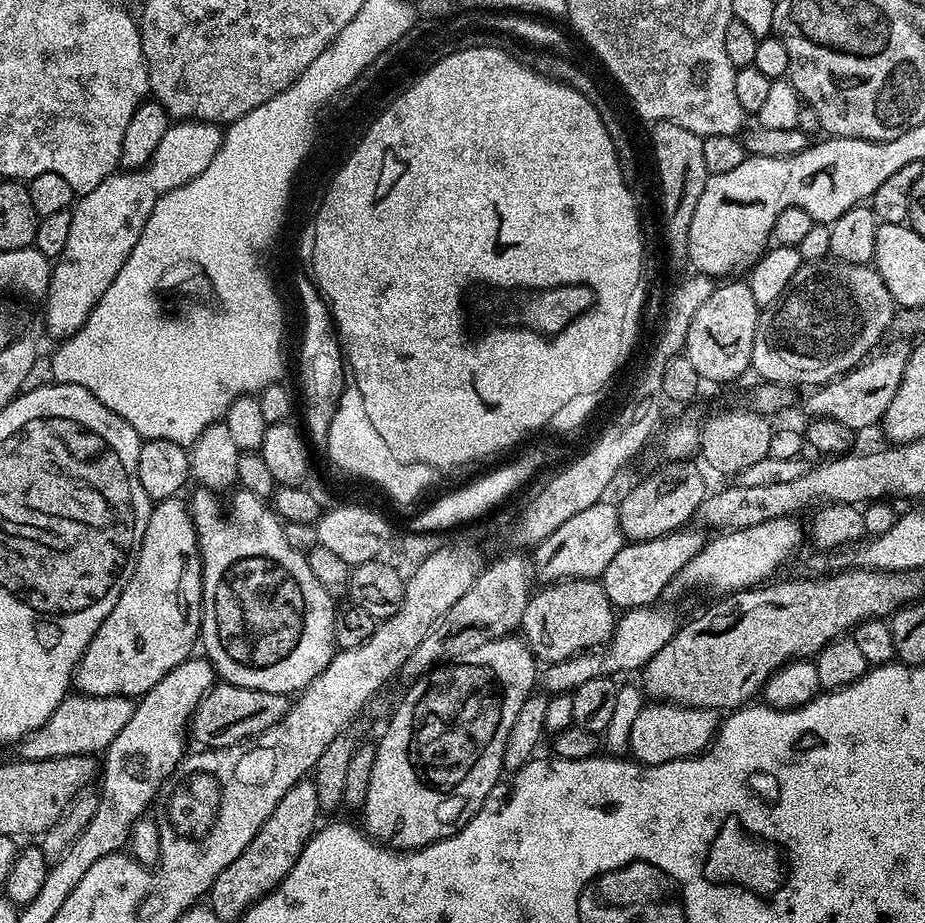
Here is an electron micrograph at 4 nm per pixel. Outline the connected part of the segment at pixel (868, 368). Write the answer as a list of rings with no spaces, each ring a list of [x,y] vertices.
[[[907,347],[888,348],[881,356],[876,356],[873,360],[865,359],[849,367],[843,374],[821,383],[817,387],[820,389],[810,393],[804,400],[804,408],[809,412],[807,415],[812,418],[835,416],[854,430],[868,428],[874,423],[877,425],[884,417],[884,410],[890,404],[890,398],[894,398],[898,390],[908,354]]]

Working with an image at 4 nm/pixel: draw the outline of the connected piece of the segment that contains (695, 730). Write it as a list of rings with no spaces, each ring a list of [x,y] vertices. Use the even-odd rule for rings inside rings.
[[[667,702],[645,703],[630,730],[628,747],[631,755],[641,764],[661,764],[687,756],[699,756],[713,743],[718,731],[716,716],[717,713],[710,708],[687,708]]]

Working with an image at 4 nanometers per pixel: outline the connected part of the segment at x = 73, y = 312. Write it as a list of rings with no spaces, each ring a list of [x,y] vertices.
[[[186,120],[169,123],[166,134],[162,134],[162,142],[158,142],[158,150],[150,158],[150,162],[141,170],[120,170],[107,176],[102,186],[94,186],[94,190],[83,193],[73,203],[70,211],[70,239],[66,241],[66,250],[61,254],[58,262],[53,263],[52,277],[48,294],[43,301],[44,324],[48,332],[55,338],[73,336],[90,318],[94,306],[106,294],[106,290],[118,278],[118,270],[126,266],[126,258],[130,258],[130,250],[138,246],[138,238],[142,238],[142,230],[154,210],[154,206],[170,190],[198,178],[210,162],[214,162],[214,154],[218,154],[220,143],[224,141],[221,125],[208,124],[204,120]]]

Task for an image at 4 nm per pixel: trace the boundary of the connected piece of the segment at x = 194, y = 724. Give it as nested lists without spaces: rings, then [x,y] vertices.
[[[223,682],[213,685],[204,696],[192,716],[190,734],[206,748],[225,748],[228,745],[243,743],[264,733],[285,716],[290,700],[285,693],[234,687]]]

